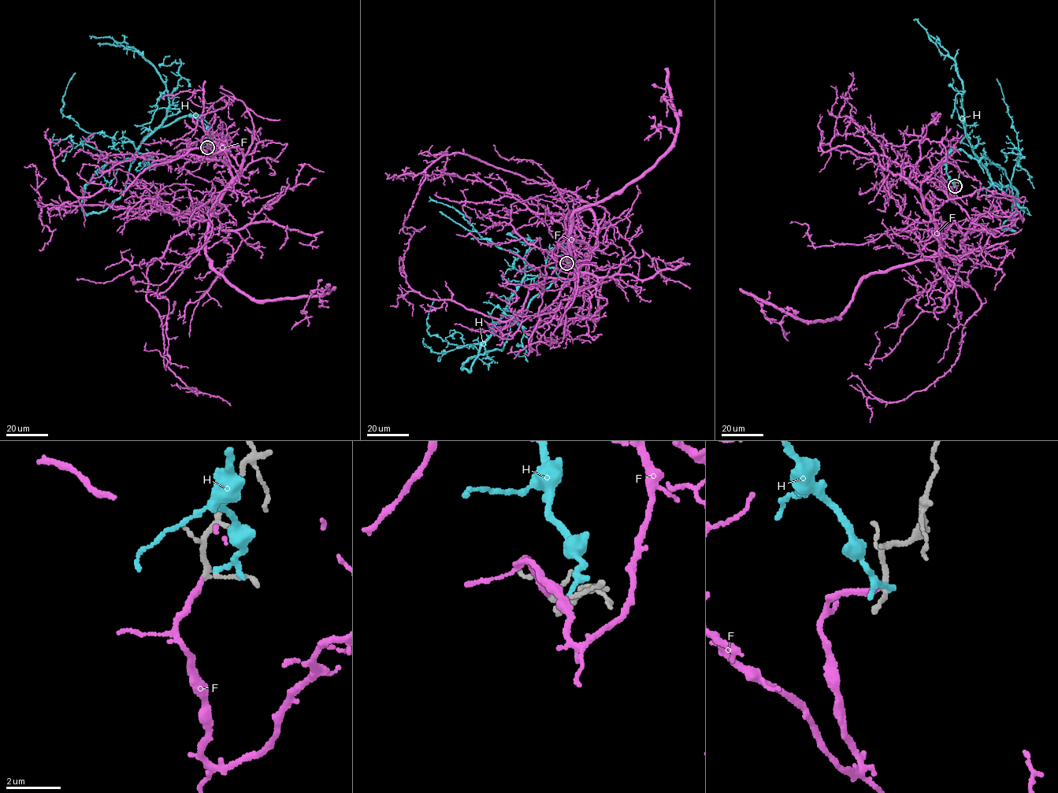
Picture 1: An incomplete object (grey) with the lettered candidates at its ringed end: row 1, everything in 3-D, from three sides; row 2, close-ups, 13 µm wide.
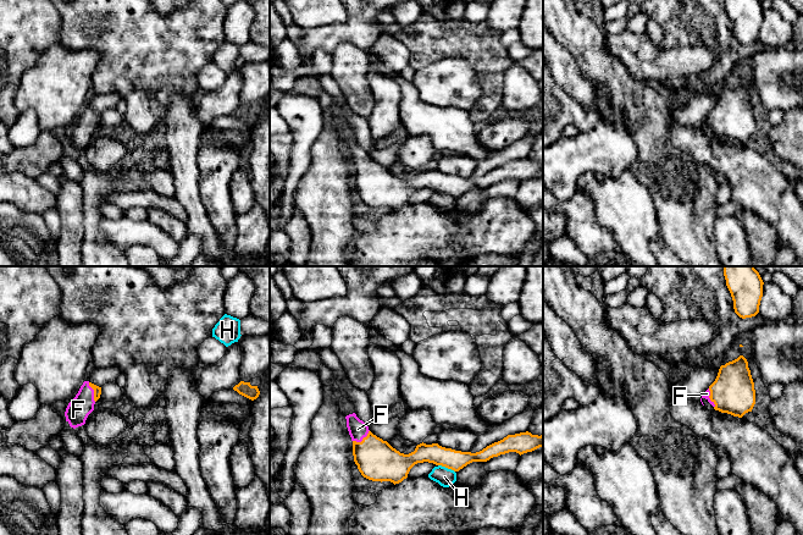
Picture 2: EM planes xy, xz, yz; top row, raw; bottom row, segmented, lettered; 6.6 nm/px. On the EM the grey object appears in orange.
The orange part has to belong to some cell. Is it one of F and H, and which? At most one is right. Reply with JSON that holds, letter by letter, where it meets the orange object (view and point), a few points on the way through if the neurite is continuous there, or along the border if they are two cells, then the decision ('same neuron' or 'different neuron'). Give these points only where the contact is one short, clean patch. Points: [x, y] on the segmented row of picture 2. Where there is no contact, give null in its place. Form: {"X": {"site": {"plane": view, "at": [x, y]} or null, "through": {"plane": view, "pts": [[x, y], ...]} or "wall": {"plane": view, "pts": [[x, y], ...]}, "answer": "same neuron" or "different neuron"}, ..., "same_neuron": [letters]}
{"F": {"site": {"plane": "xz", "at": [363, 440]}, "through": {"plane": "xz", "pts": [[376, 459], [363, 440], [358, 429]]}, "answer": "same neuron"}, "H": {"site": {"plane": "xz", "at": [447, 467]}, "wall": {"plane": "xz", "pts": [[438, 464], [454, 472]]}, "answer": "different neuron"}, "same_neuron": ["F"]}

